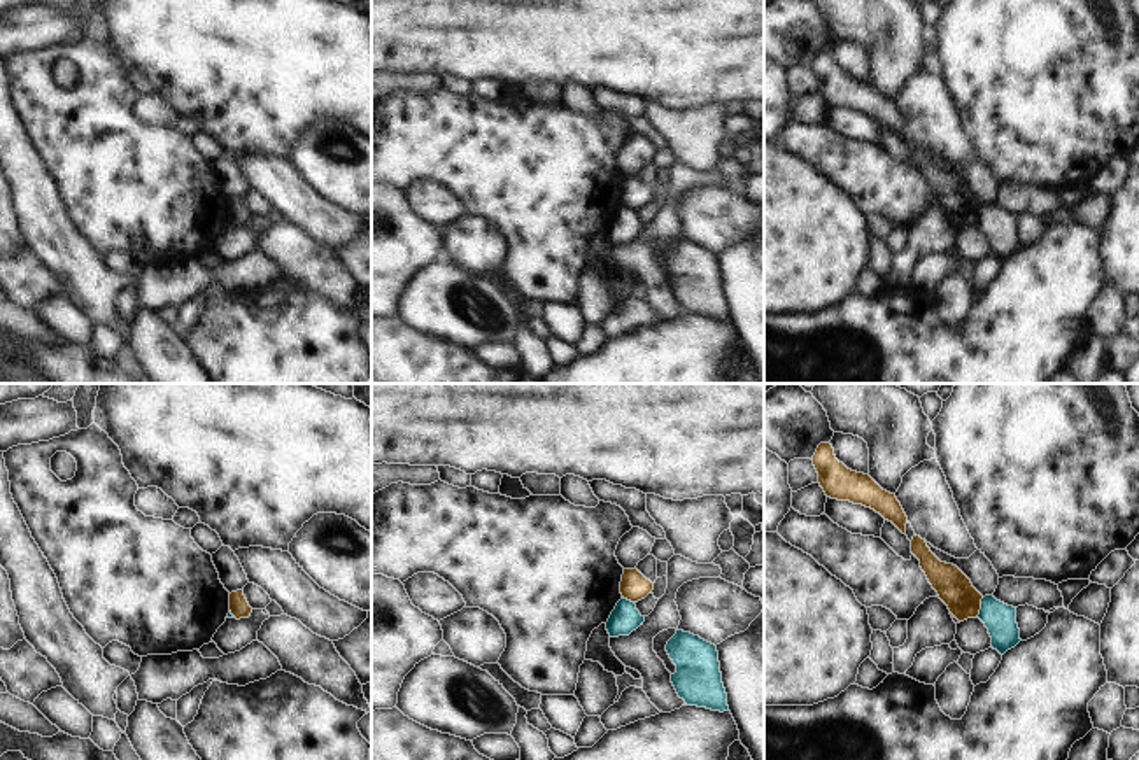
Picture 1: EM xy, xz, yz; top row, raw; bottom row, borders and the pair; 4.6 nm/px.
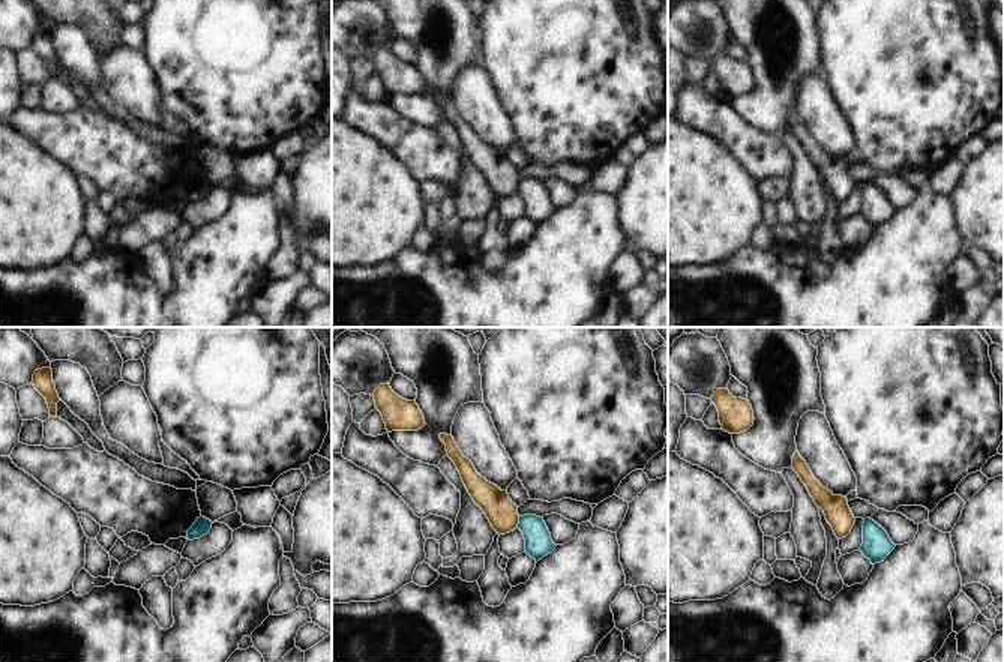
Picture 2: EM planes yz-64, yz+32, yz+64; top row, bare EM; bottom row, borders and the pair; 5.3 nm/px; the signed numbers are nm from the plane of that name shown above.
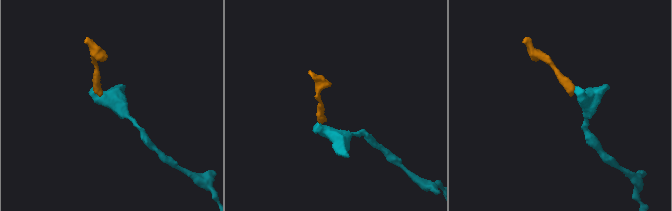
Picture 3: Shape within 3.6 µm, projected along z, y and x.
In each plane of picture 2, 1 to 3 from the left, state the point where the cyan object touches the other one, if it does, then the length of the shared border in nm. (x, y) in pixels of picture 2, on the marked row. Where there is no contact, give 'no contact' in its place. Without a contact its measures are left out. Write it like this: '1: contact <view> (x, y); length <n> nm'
1: no contact
2: contact yz+32 (518, 523); length 70 nm
3: no contact

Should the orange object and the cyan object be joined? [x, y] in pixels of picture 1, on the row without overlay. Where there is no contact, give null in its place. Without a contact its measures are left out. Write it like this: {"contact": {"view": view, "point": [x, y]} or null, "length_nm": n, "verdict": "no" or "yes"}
{"contact": {"view": "yz", "point": [980, 216]}, "length_nm": 100, "verdict": "no"}

